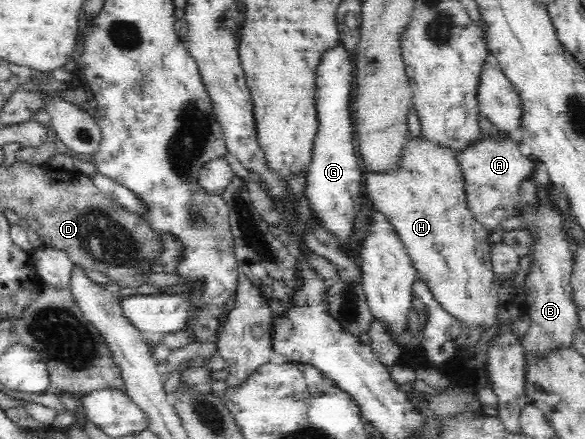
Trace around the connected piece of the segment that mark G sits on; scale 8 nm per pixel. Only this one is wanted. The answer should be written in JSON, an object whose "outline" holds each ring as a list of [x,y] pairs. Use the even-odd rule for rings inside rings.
{"outline":[[[338,47],[326,51],[317,67],[315,77],[315,110],[318,119],[318,131],[313,139],[313,148],[309,167],[306,169],[307,182],[304,195],[318,225],[326,228],[346,249],[352,234],[356,213],[360,210],[362,172],[356,157],[356,139],[352,129],[353,116],[350,113],[350,93],[354,79],[354,63],[346,50]]]}

